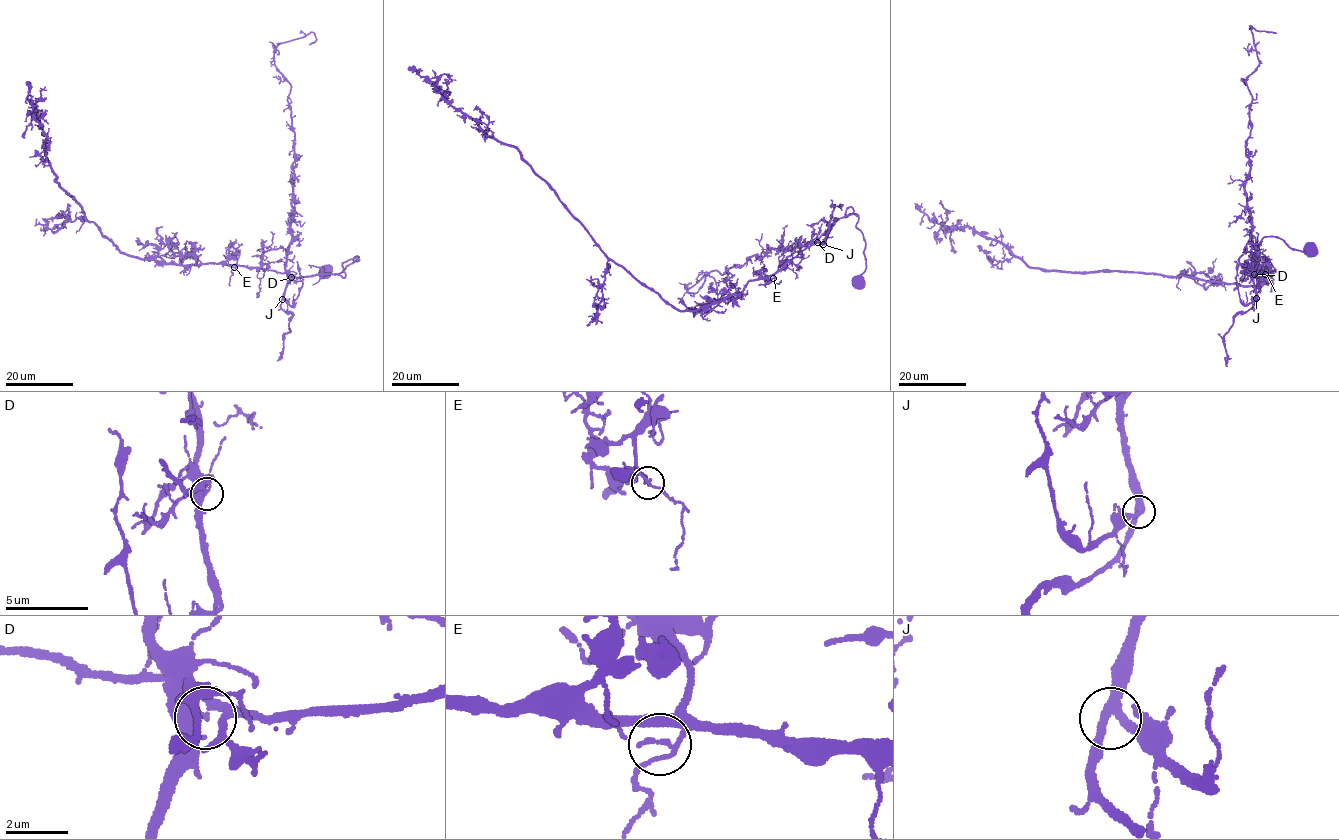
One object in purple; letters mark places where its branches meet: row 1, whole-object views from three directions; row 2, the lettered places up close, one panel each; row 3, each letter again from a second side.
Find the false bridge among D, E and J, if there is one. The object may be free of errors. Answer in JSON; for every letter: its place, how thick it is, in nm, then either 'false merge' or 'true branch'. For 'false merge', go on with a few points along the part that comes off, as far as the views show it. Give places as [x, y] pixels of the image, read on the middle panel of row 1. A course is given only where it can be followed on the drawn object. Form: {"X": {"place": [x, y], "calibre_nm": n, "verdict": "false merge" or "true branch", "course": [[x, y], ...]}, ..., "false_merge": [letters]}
{"D": {"place": [817, 242], "calibre_nm": 220, "verdict": "false merge", "course": [[817, 242], [771, 248], [725, 272], [707, 274], [696, 292], [687, 292], [708, 275], [717, 298]]}, "E": {"place": [773, 278], "calibre_nm": 130, "verdict": "true branch"}, "J": {"place": [823, 244], "calibre_nm": 280, "verdict": "true branch"}, "false_merge": ["D"]}

